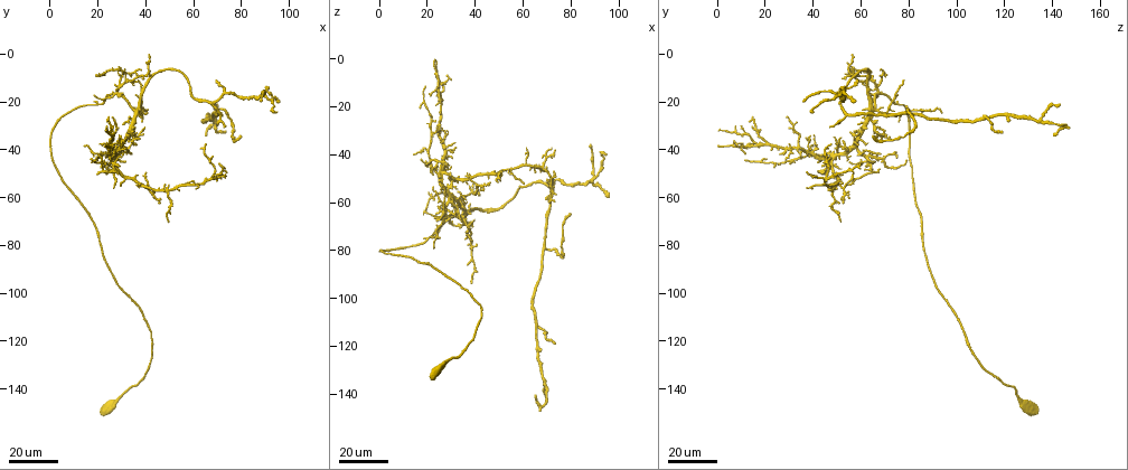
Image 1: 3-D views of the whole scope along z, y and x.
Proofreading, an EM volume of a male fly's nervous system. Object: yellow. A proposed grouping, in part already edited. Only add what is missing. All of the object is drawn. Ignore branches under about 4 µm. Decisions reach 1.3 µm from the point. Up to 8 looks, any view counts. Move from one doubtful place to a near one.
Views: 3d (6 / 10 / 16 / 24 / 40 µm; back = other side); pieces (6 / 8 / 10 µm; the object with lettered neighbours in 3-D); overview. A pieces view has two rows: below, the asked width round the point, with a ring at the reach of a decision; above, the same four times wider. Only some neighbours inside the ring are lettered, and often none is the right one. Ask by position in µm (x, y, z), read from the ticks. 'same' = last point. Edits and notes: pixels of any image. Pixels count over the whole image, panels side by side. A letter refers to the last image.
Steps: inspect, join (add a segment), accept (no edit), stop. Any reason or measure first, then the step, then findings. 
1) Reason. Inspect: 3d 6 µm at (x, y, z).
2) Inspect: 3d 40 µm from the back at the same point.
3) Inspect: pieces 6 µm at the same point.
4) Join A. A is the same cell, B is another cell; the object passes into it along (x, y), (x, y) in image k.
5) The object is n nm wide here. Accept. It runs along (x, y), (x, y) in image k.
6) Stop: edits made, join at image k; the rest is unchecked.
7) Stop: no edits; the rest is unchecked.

Branch stops here. Inspect: 3d 40 µm at (30, 54, 47).

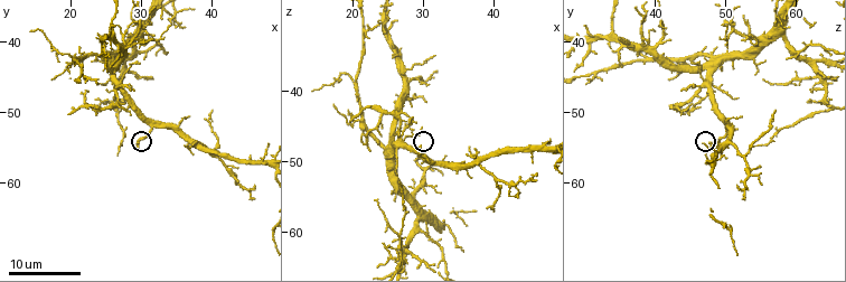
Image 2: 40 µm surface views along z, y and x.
See the neighbours. Inspect: pieces 6 µm at (29.5, 54.5, 47.5).

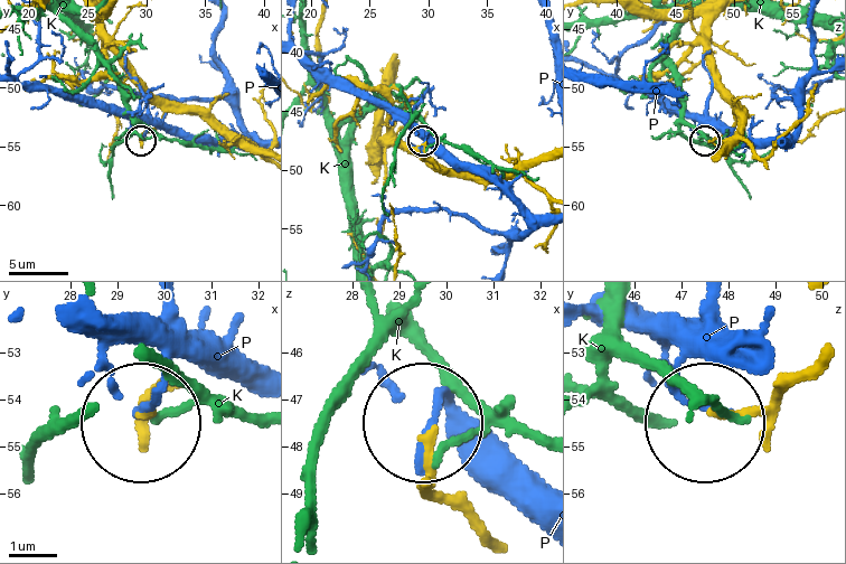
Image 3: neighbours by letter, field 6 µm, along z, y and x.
Accept. K and P are other cells; it runs along (480, 530), (435, 482), (432, 426) in image 3; none of them fits.

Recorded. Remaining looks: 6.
Branch stops here. Inspect: 3d 24 µm at (31, 29, 58).

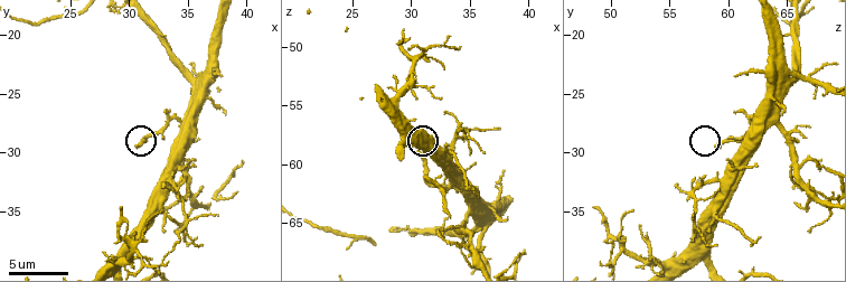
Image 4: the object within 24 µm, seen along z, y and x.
Inspect: pieces 8 µm at (30.6, 29.2, 59.0).

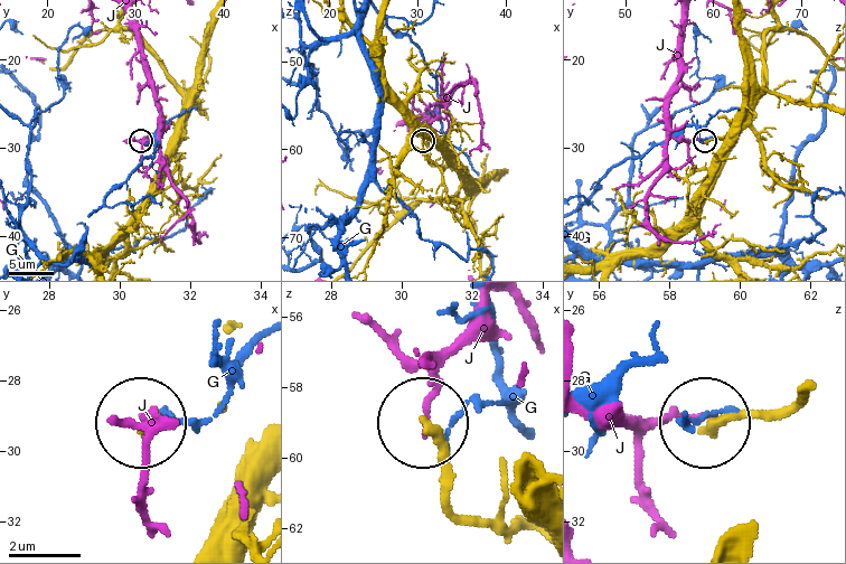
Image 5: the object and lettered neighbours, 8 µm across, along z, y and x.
Accept. G and J are other cells; it runs along (810, 382), (777, 414), (707, 423) in image 5; no lettered segment goes on from it.

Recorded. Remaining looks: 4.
Tapers out. Inspect: pieces 6 µm at (32.2, 34.2, 66.0).

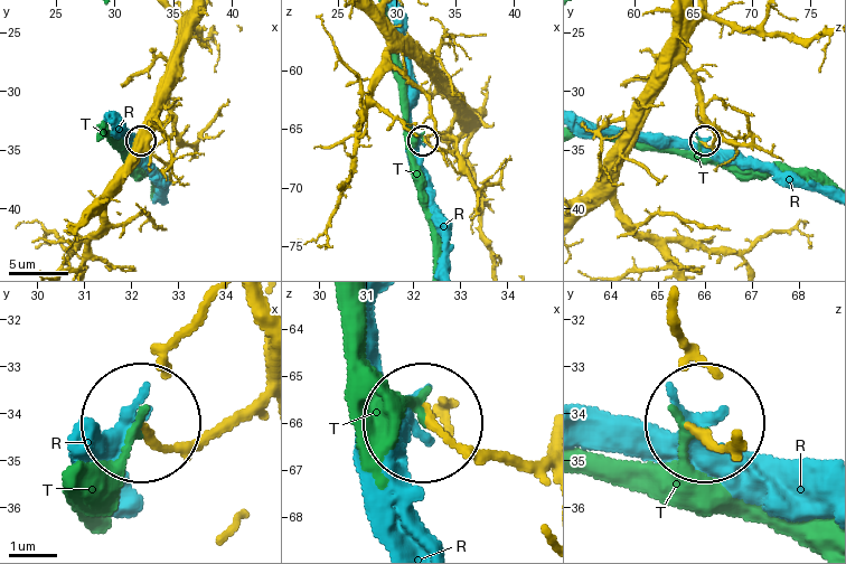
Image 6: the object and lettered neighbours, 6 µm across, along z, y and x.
The object is 170 nm wide here. Accept. R and T are other cells; it runs along (545, 454), (522, 463), (429, 423) in image 6; none of them fits.

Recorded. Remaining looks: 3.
Thin end. Inspect: 3d 40 µm at (73, 30, 48).

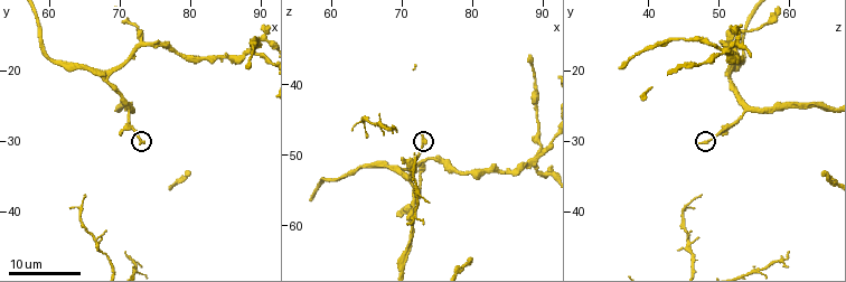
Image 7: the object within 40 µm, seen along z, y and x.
See the neighbours. Inspect: pieces 10 µm at (73.0, 30.0, 47.0).

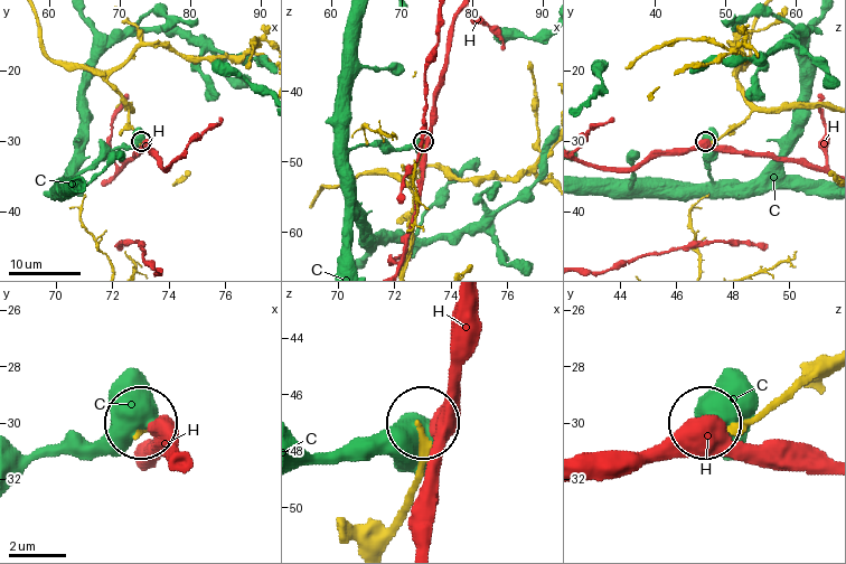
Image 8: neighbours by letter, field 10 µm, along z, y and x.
Accept. C and H are other cells; it runs along (77, 67), (92, 67), (119, 94), (140, 143) in image 8; none of them fits.

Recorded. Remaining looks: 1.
Stop: no edits; the rest is unchecked.

